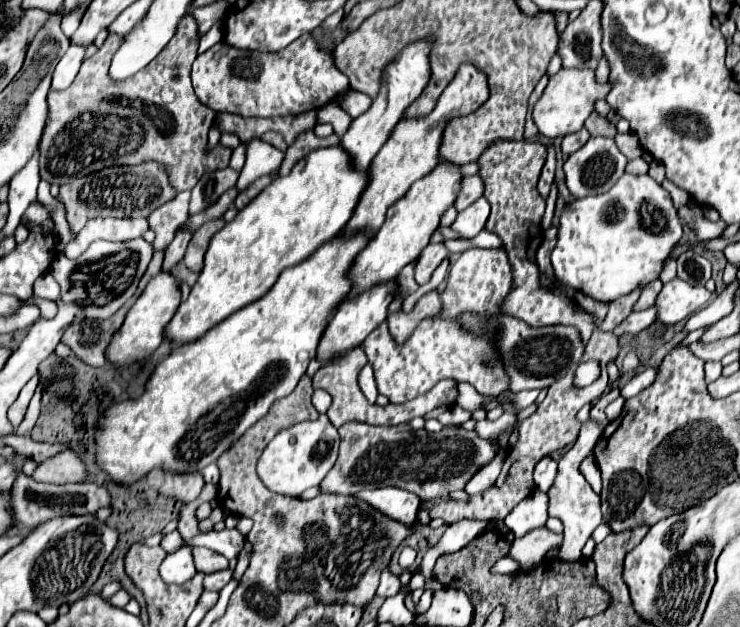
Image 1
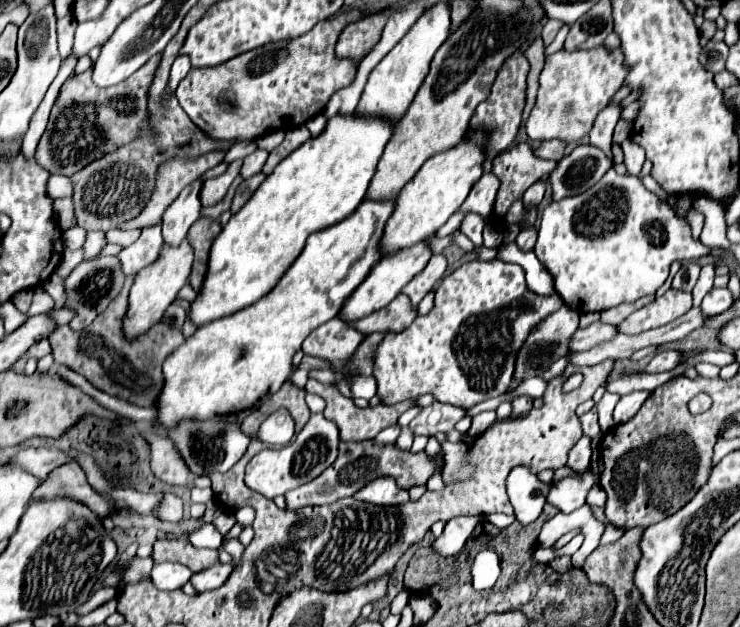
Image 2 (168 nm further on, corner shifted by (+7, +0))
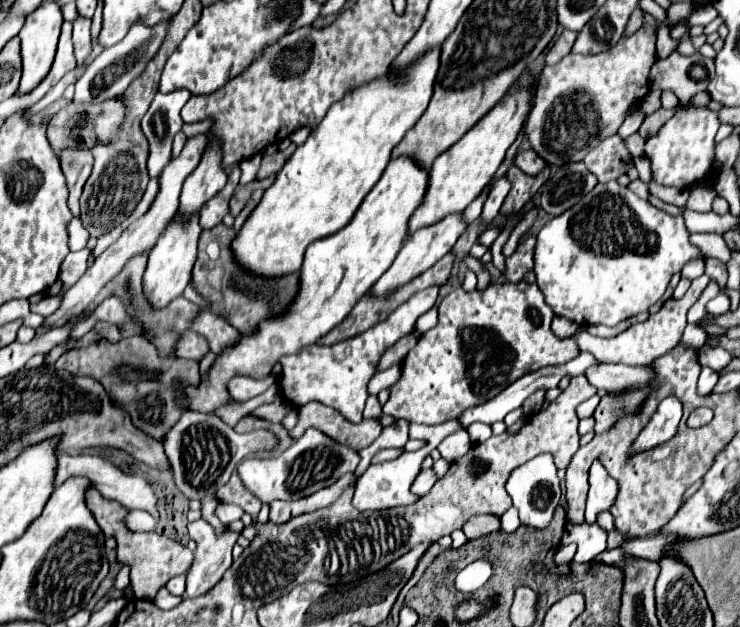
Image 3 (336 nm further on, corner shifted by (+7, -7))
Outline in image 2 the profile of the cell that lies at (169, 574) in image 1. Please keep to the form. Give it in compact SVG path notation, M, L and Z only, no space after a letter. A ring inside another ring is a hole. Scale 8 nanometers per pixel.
M159 562L151 570L151 578L159 590L181 588L183 584L189 582L191 576L193 576L193 572L187 566L175 564L175 562Z

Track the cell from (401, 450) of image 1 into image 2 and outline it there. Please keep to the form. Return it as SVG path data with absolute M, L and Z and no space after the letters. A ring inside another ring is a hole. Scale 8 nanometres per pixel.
M371 440L363 442L339 442L339 456L331 468L327 468L319 478L291 490L285 494L287 498L287 510L299 510L305 506L323 506L323 504L333 504L339 498L353 496L359 488L367 486L371 480L377 480L379 476L391 476L399 484L399 488L409 490L411 486L425 486L427 480L437 472L443 470L445 460L443 454L431 458L427 452L411 452L411 450L401 450L397 444L371 444Z

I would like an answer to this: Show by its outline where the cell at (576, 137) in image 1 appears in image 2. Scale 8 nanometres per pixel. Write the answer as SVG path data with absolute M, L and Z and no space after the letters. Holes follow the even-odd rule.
M547 140L541 142L539 148L535 148L535 154L539 158L549 158L549 160L561 160L565 154L567 144L563 144L563 140Z

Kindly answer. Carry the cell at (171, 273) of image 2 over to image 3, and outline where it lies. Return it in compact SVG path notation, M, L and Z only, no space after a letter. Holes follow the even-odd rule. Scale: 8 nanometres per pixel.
M199 213L189 215L187 219L183 219L181 215L175 215L169 227L165 227L163 235L157 239L155 247L149 251L147 269L143 275L143 291L155 309L165 307L175 297L179 297L187 287L187 283L191 281L191 269L197 259L197 241L201 231L203 229L199 227Z

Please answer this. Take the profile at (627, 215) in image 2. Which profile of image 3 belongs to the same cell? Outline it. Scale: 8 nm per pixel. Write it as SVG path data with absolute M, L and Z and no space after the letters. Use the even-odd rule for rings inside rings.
M609 181L609 183L603 183L603 185L599 183L599 185L597 185L591 193L587 193L577 205L573 205L571 209L567 209L563 215L553 217L553 219L539 231L539 235L537 235L537 247L535 247L535 269L533 269L533 271L535 271L535 283L537 283L537 287L541 289L541 293L545 295L545 303L555 311L555 315L567 317L567 319L571 319L571 321L575 321L577 325L583 325L583 327L587 327L587 325L599 325L599 323L613 327L613 325L625 321L627 317L633 317L633 315L639 315L639 313L649 311L649 307L655 305L655 303L661 299L661 295L665 293L665 289L667 289L667 285L669 285L669 279L671 279L675 273L679 273L687 261L691 261L691 259L695 259L695 257L699 257L699 255L701 255L699 249L693 247L691 241L689 241L689 231L687 231L687 227L685 227L685 223L683 223L683 217L667 215L665 211L661 211L661 209L657 209L657 207L653 207L653 205L649 205L645 199L639 199L631 189L621 187L617 181Z

